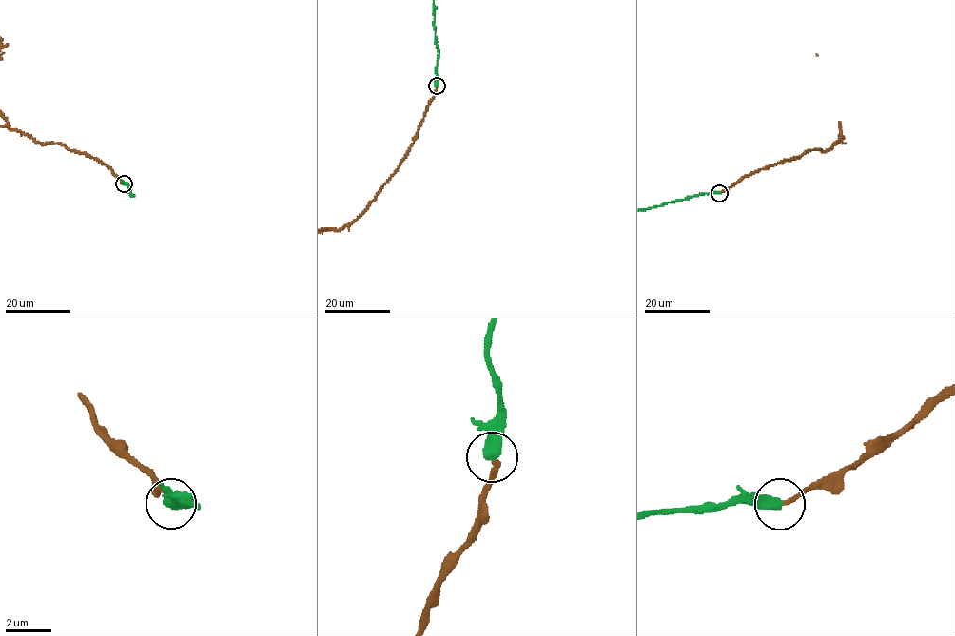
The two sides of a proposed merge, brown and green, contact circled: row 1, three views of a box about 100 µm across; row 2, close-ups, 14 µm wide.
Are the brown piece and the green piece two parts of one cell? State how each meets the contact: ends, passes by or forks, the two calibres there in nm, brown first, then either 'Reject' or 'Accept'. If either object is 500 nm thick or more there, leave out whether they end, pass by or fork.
At the ring brown ends. At the ring green ends. Thickness 200 nm (brown) against 480 nm. Accept

